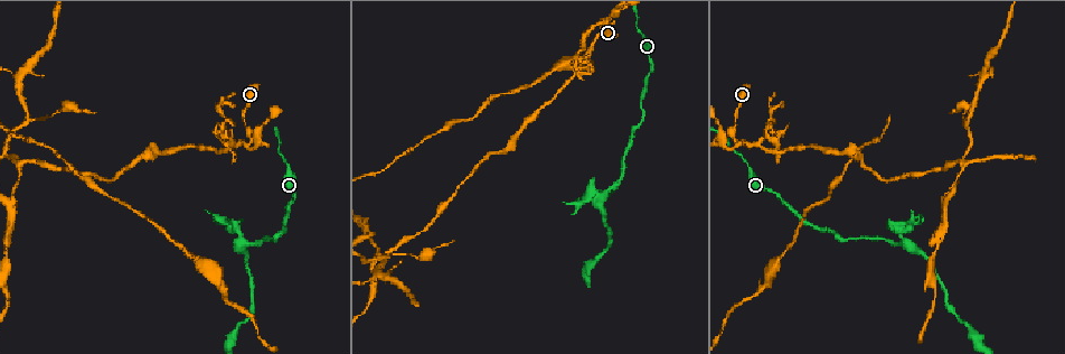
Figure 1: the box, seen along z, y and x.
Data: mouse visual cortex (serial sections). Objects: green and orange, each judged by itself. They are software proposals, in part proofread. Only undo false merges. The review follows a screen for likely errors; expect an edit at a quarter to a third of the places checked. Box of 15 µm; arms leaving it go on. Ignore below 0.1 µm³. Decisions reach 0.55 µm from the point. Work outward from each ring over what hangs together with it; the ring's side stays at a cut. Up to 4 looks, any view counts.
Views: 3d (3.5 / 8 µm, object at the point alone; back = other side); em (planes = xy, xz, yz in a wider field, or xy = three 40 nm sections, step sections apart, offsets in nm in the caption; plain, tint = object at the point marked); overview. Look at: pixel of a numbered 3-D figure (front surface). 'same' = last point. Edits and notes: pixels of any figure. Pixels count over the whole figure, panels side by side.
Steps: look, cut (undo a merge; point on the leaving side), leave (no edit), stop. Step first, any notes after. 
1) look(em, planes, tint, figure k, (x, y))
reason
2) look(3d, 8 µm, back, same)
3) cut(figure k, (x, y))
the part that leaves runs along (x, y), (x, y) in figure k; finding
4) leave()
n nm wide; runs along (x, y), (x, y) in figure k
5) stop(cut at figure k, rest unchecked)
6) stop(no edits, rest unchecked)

look(3d, 3.5 µm, figure 1, (608, 26))

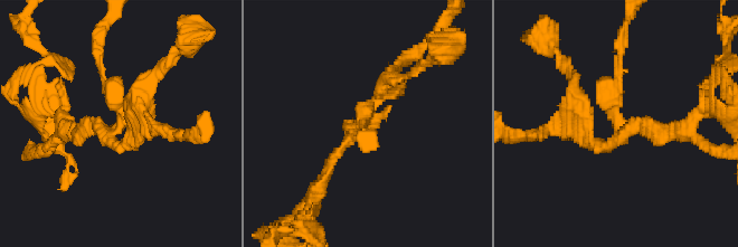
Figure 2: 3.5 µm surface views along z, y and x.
leave()
runs along (617, 74), (621, 132), (678, 129) in figure 2; all the same cell

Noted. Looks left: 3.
look(3d, 3.5 µm, figure 1, (902, 242))
sharp bend

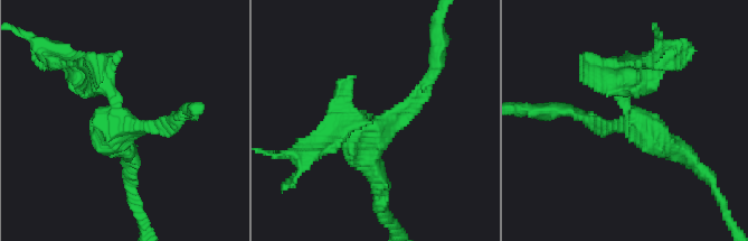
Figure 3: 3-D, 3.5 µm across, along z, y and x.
look(em, xy, step 2, tint, figure 3, (130, 126))
3 arms; arms of 200, 200, 300 nm

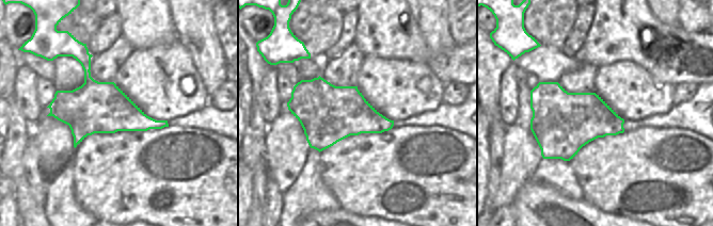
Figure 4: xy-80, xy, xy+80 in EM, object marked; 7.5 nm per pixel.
cut(figure 3, (356, 114))
the part that leaves runs along (362, 117), (324, 146), (283, 155) in figure 3; two cells meet here

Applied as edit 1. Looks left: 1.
stop(cut at figure 3, rest unchecked)

